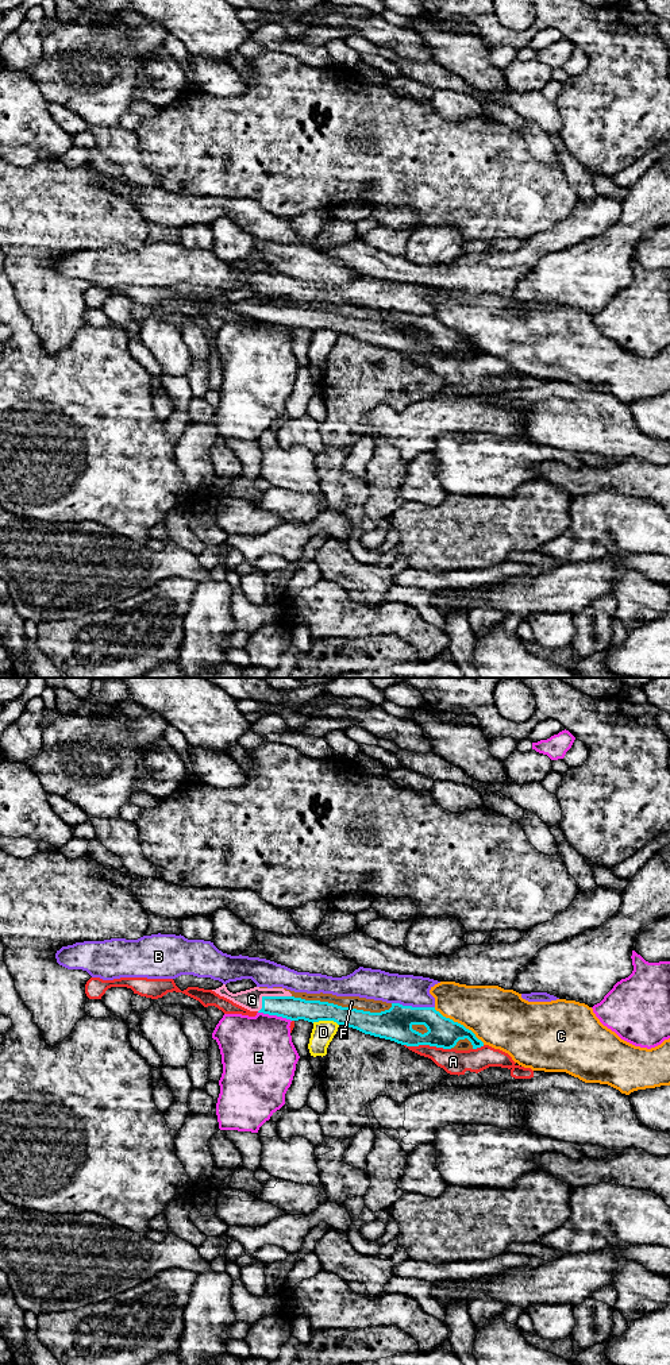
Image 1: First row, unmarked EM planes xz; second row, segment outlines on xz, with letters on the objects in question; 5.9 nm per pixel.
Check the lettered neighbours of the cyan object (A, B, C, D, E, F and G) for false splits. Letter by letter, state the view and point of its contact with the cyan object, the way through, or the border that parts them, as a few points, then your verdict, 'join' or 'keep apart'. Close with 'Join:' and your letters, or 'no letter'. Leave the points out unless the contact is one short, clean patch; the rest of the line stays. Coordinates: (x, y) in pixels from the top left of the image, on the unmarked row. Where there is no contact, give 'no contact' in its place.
A: xz (427, 353) | keep apart
B: xz (414, 316) | along xz (392, 311), (434, 316) | keep apart
C: xz (459, 332) | keep apart
D: xz (326, 328) | keep apart
E: xz (274, 323) | keep apart
F: xz (341, 315) | keep apart
G: xz (269, 305) | join
Join: G

